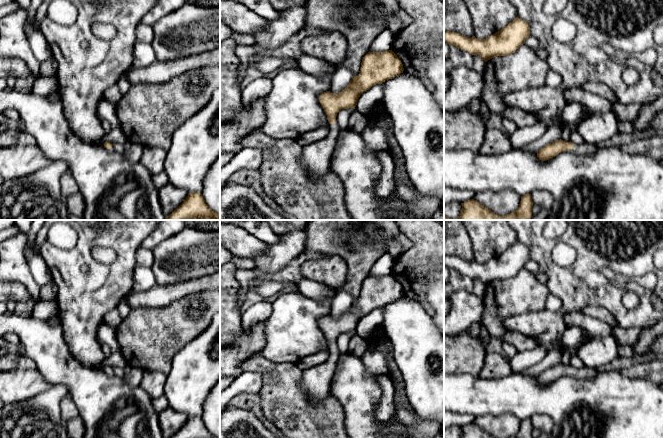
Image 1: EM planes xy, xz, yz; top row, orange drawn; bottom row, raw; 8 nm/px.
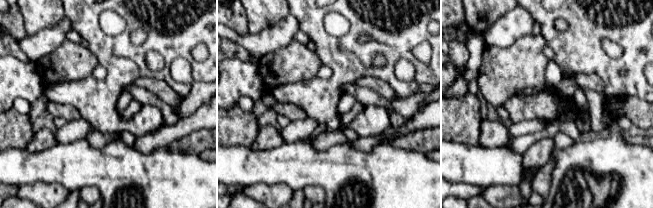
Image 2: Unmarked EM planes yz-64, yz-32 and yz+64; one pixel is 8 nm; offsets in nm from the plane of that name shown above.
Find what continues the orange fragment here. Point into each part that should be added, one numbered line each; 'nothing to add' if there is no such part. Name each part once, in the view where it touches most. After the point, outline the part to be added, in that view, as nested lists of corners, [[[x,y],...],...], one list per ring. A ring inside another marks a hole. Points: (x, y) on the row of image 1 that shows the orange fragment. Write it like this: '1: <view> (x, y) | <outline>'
1: yz (586, 148) | [[[583,143],[581,145],[575,145],[572,150],[576,154],[595,154],[599,149],[600,147],[595,144]]]

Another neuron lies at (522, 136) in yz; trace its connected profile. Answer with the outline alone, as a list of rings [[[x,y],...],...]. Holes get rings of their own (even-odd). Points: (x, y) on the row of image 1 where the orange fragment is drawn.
[[[536,122],[534,125],[529,127],[517,127],[517,129],[512,134],[509,134],[508,137],[512,148],[520,149],[541,138],[546,130],[547,127],[545,124]]]

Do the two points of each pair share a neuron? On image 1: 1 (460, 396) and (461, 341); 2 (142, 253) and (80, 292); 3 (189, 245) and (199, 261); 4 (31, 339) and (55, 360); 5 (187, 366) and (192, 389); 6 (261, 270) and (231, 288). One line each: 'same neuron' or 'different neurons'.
1: different neurons
2: different neurons
3: same neuron
4: same neuron
5: same neuron
6: different neurons

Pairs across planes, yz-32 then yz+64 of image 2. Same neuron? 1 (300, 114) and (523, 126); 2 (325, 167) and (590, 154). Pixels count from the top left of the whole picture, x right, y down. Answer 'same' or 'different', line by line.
1: different
2: same

